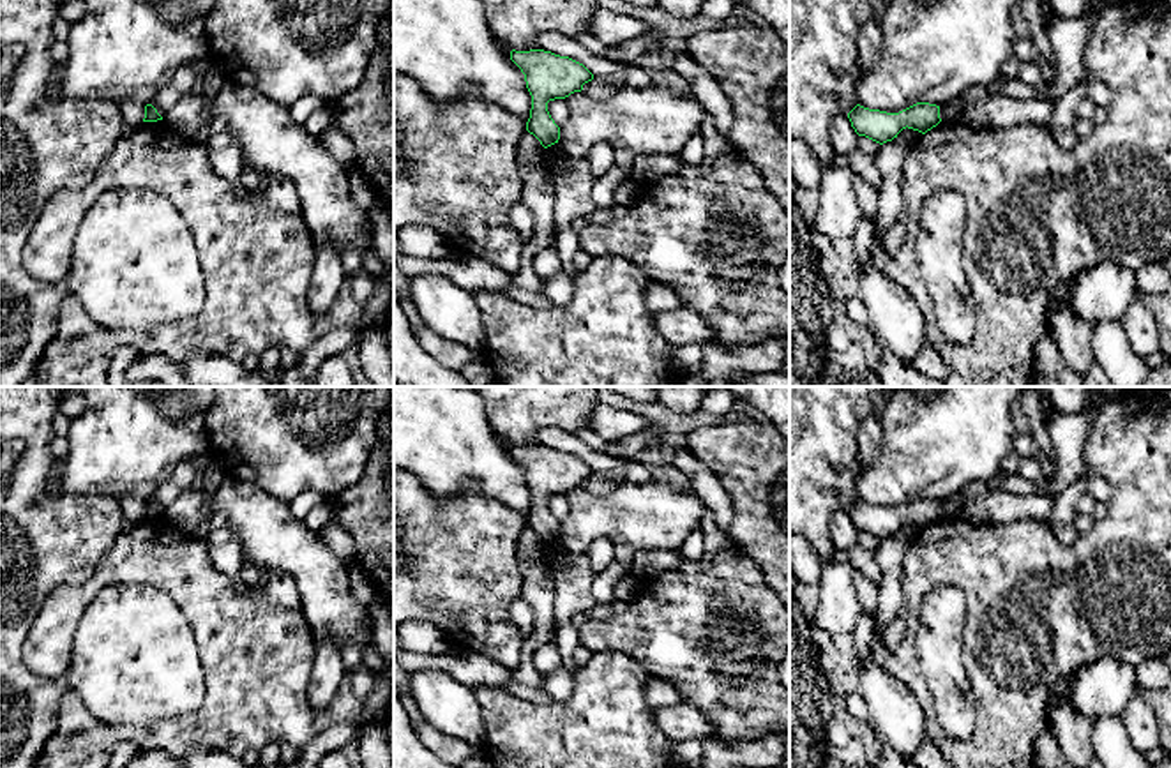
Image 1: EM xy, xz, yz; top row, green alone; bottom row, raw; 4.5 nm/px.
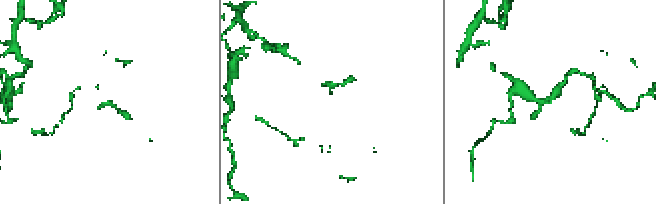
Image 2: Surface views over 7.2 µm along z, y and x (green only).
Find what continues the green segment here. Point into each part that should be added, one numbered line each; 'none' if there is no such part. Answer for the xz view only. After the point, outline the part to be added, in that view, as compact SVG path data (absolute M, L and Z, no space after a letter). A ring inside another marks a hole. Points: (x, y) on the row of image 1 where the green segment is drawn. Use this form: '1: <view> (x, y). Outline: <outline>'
none

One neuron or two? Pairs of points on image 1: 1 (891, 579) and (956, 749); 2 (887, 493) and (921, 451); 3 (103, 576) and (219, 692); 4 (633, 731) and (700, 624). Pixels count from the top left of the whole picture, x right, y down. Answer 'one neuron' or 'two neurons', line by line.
1: two neurons
2: one neuron
3: one neuron
4: two neurons

